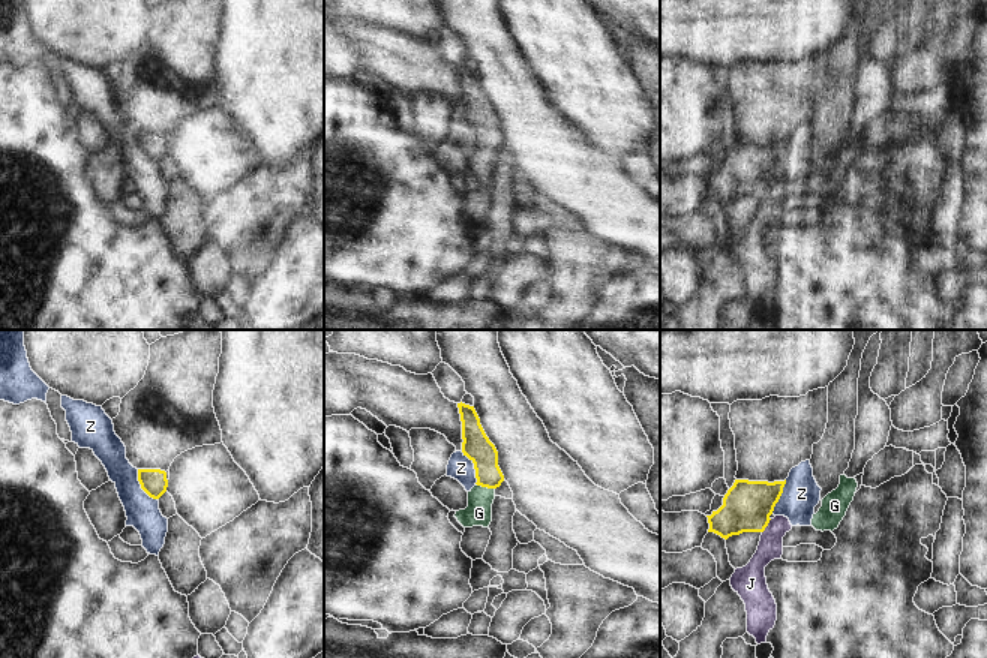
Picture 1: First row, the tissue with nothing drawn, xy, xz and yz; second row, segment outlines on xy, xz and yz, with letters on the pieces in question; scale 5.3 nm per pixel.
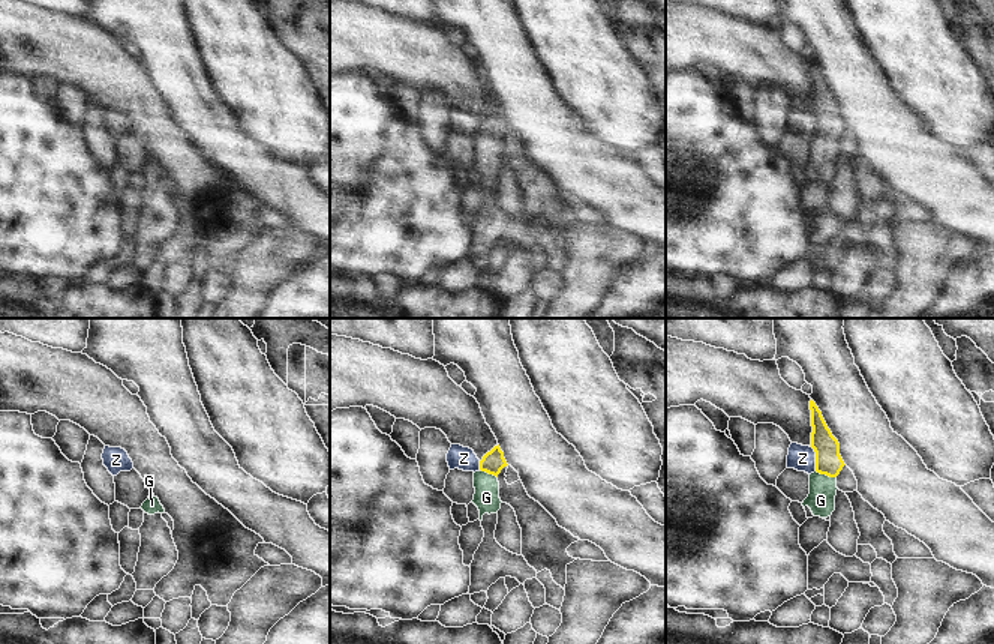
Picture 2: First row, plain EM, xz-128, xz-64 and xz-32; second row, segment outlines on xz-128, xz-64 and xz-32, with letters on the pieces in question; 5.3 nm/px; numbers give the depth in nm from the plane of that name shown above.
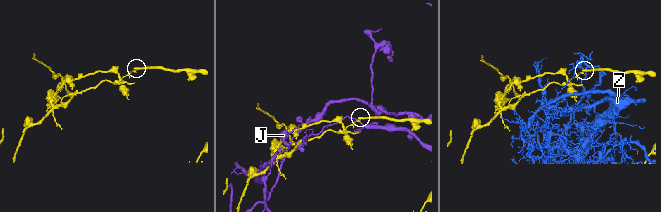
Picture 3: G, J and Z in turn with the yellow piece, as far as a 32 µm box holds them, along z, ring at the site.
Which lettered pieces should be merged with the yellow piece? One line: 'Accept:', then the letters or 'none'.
Accept: G

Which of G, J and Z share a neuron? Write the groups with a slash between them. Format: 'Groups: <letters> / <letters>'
Groups: G / J / Z

